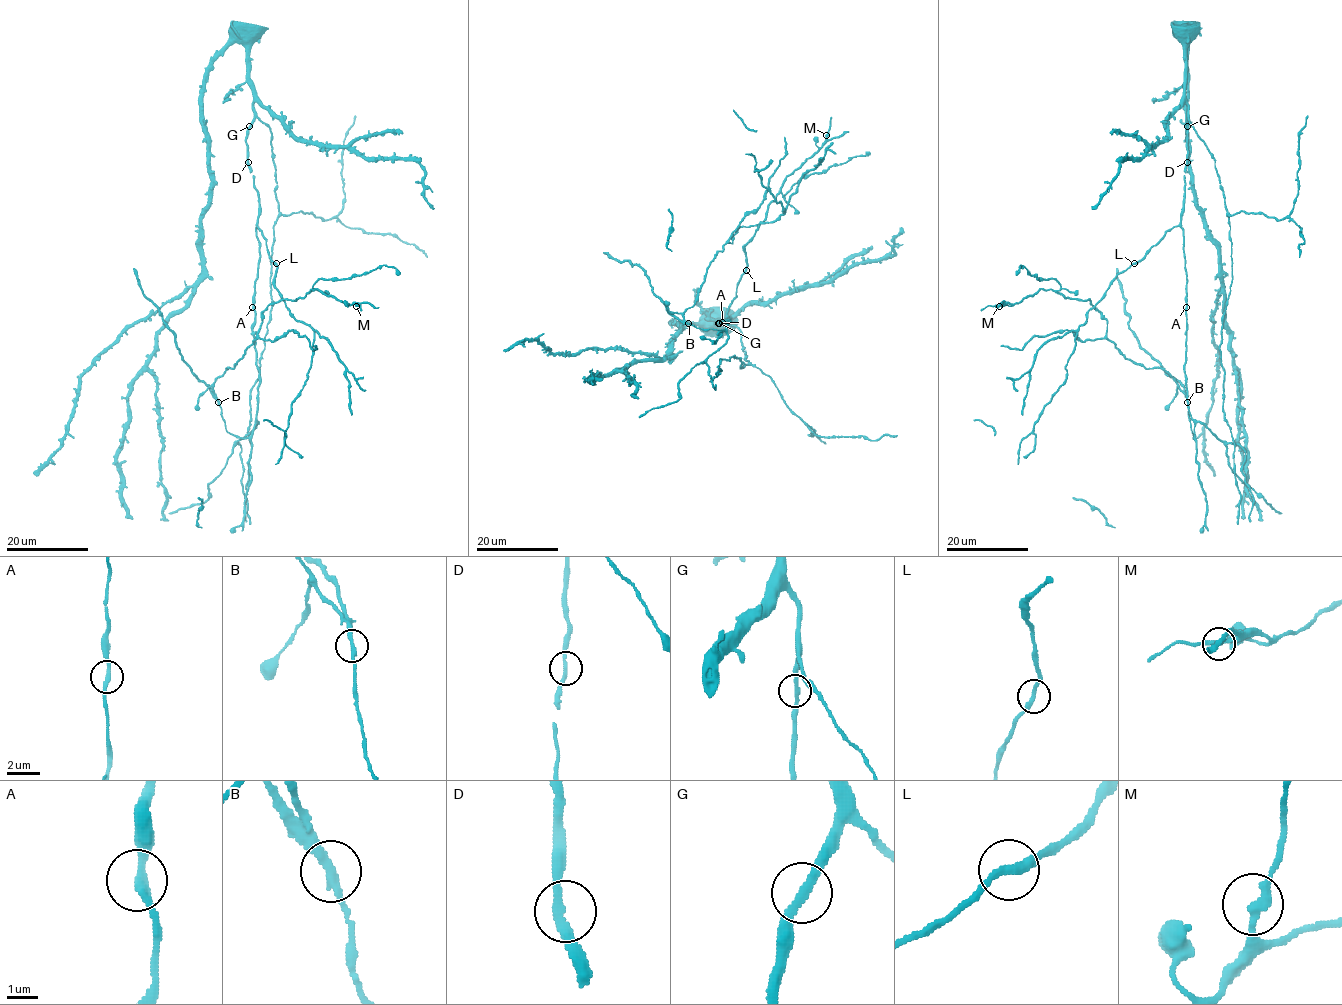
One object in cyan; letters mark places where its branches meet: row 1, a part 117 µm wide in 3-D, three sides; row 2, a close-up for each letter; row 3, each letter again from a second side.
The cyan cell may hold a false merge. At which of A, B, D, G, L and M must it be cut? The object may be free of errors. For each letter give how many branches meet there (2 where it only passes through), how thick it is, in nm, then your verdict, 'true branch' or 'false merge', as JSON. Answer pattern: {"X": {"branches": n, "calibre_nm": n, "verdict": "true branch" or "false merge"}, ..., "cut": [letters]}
{"A": {"branches": 2, "calibre_nm": 280, "verdict": "true branch"}, "B": {"branches": 2, "calibre_nm": 260, "verdict": "false merge"}, "D": {"branches": 2, "calibre_nm": 240, "verdict": "true branch"}, "G": {"branches": 2, "calibre_nm": 280, "verdict": "true branch"}, "L": {"branches": 2, "calibre_nm": 280, "verdict": "true branch"}, "M": {"branches": 2, "calibre_nm": 260, "verdict": "true branch"}, "cut": ["B"]}

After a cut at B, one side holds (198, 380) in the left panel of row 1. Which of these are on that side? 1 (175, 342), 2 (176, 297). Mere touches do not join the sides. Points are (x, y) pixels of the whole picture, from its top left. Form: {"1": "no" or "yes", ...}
{"1": "yes", "2": "no"}

